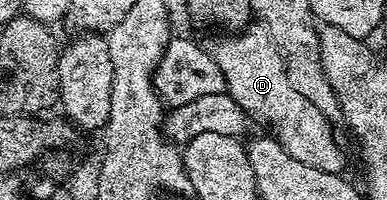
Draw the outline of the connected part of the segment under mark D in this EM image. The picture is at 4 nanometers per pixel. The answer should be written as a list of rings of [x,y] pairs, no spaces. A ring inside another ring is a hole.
[[[249,26],[227,37],[214,49],[214,57],[225,76],[226,92],[232,96],[253,121],[265,120],[272,129],[271,135],[280,141],[290,158],[298,158],[298,162],[306,162],[306,166],[314,166],[318,174],[340,174],[344,168],[344,152],[332,133],[333,121],[318,110],[294,86],[290,86],[290,78],[286,78],[286,66],[268,37],[268,33],[260,26]]]

